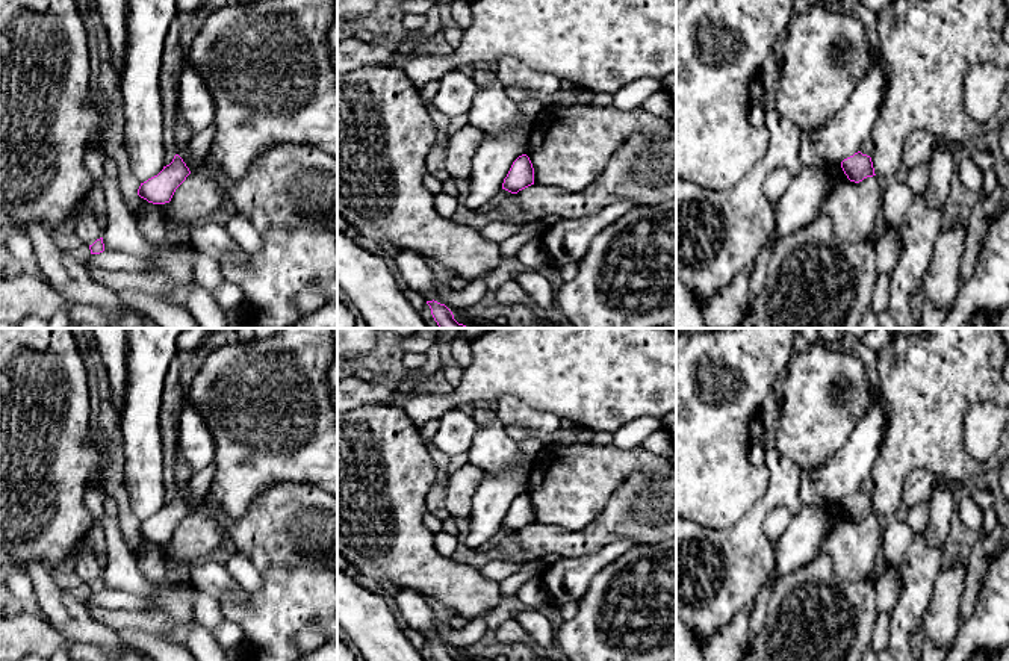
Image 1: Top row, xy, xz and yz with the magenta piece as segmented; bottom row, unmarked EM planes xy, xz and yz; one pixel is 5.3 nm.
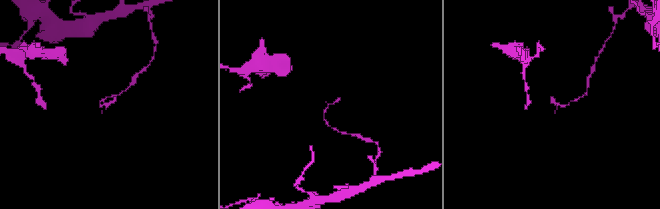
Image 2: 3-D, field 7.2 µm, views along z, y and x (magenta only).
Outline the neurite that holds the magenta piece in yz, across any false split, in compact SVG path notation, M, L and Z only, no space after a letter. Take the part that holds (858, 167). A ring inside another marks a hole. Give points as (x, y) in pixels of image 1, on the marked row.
M861 151L844 159L841 162L841 168L843 168L844 174L847 175L847 178L855 183L862 182L867 177L876 175L871 157L867 154L862 154Z

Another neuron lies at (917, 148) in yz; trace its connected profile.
M914 132L903 147L903 165L906 169L926 163L930 159L935 136L930 132Z

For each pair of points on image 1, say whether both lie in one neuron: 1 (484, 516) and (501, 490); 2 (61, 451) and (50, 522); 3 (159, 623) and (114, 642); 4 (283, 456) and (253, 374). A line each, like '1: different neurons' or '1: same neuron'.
1: same neuron
2: same neuron
3: different neurons
4: same neuron

